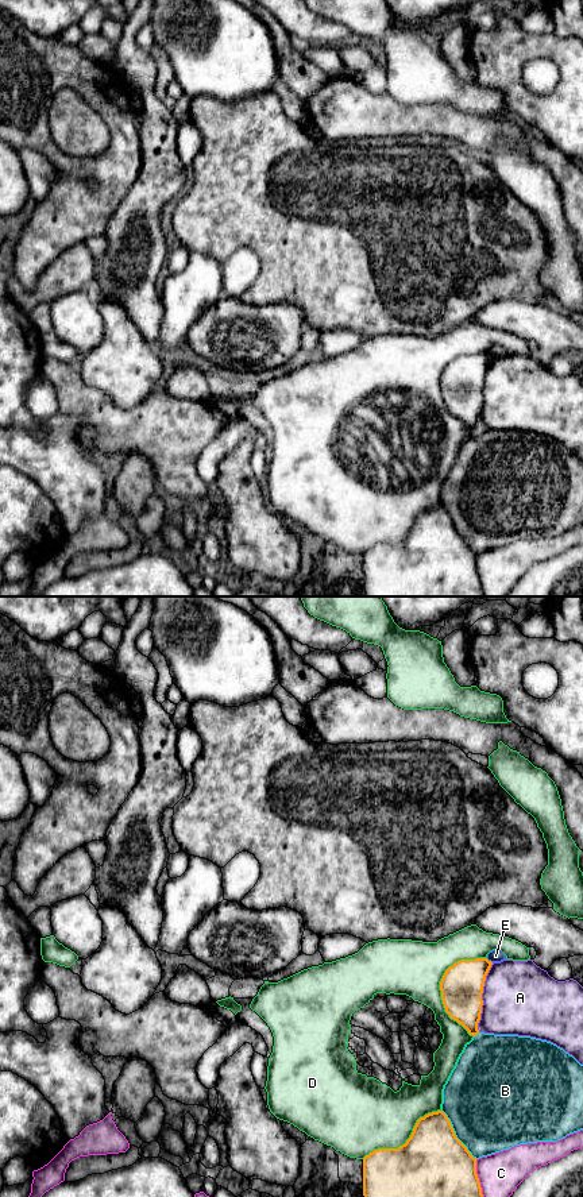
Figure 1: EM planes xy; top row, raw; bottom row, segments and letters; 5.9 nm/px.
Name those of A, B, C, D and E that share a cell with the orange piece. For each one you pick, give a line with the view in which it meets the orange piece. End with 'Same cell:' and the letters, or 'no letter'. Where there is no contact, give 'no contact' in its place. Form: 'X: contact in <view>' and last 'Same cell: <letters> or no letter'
Same cell: no letter

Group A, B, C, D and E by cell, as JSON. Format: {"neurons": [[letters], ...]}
{"neurons": [["A"], ["B"], ["C"], ["D"], ["E"]]}

